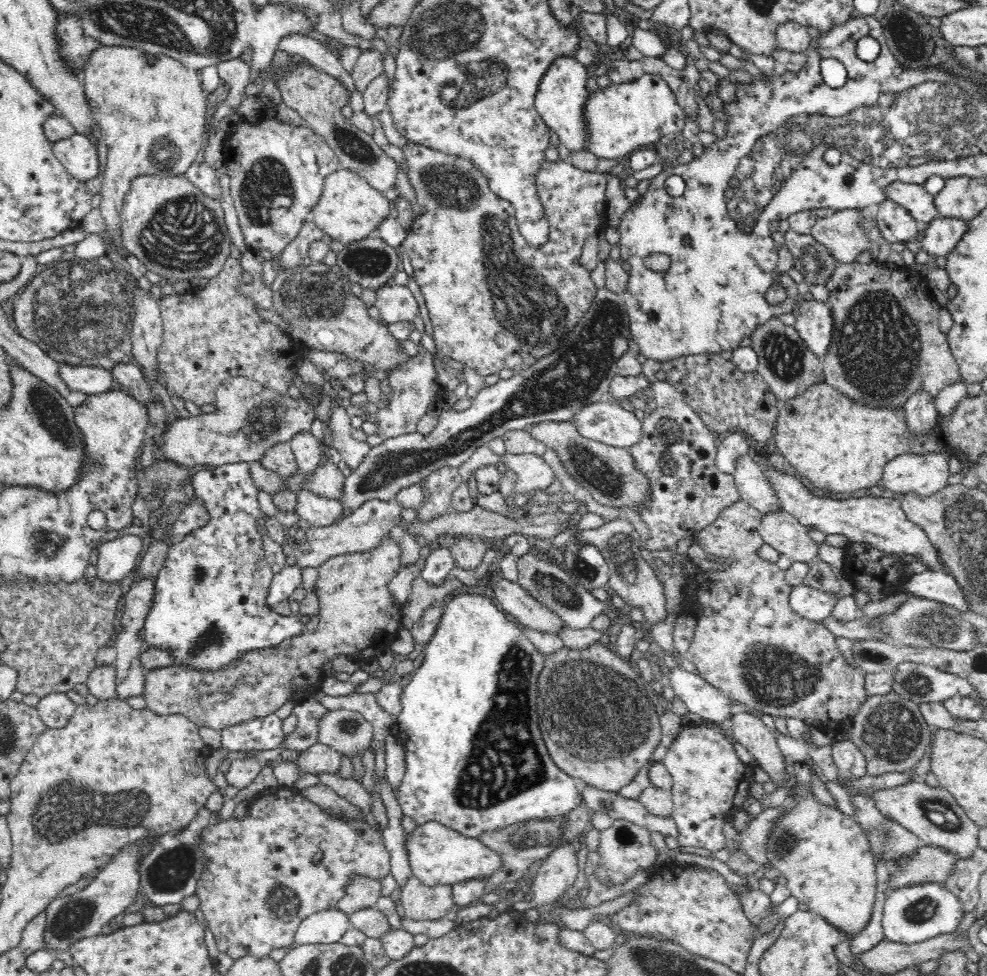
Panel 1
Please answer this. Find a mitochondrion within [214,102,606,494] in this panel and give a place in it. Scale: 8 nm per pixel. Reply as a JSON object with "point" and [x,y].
{"point":[529,308]}

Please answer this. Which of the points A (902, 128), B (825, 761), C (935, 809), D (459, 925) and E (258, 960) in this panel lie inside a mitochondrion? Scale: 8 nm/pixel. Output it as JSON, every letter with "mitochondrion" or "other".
{"A":"mitochondrion","B":"other","C":"mitochondrion","D":"other","E":"other"}

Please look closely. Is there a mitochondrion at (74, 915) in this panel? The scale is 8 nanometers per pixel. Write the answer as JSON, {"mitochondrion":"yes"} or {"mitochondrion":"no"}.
{"mitochondrion":"yes"}

